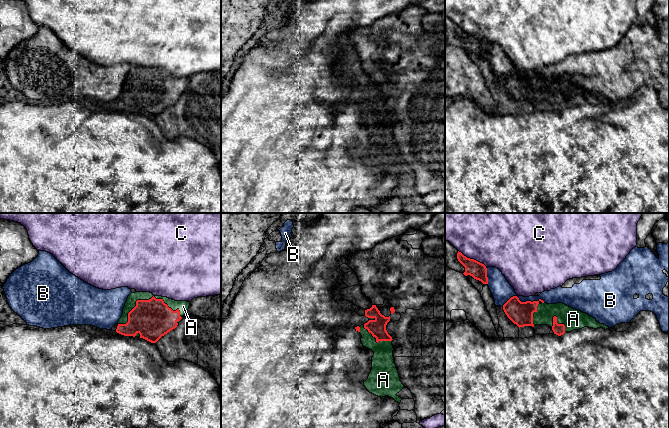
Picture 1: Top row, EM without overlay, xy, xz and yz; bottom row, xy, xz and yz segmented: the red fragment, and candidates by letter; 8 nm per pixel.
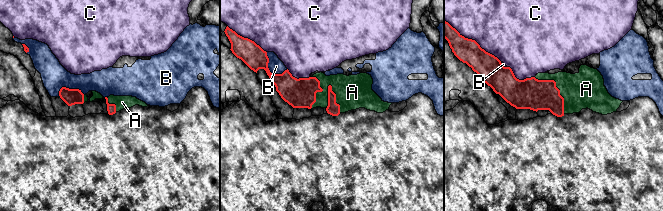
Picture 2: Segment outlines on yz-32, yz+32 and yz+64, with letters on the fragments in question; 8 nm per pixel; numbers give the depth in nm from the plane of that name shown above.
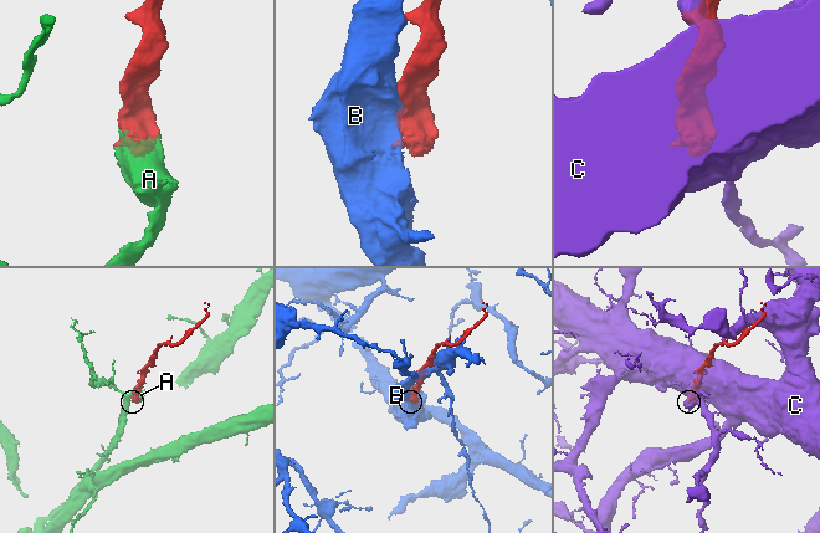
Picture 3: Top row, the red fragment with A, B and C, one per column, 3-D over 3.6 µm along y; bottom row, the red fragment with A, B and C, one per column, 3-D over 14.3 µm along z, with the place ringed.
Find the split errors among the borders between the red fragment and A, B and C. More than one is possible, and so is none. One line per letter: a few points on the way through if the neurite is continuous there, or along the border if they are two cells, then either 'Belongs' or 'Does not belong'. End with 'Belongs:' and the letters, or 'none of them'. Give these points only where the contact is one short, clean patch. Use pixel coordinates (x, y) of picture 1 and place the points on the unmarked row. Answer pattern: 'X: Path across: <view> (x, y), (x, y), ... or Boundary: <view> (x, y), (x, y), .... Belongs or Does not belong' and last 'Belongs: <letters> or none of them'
A: Belongs
B: Does not belong
C: Does not belong
Belongs: A

